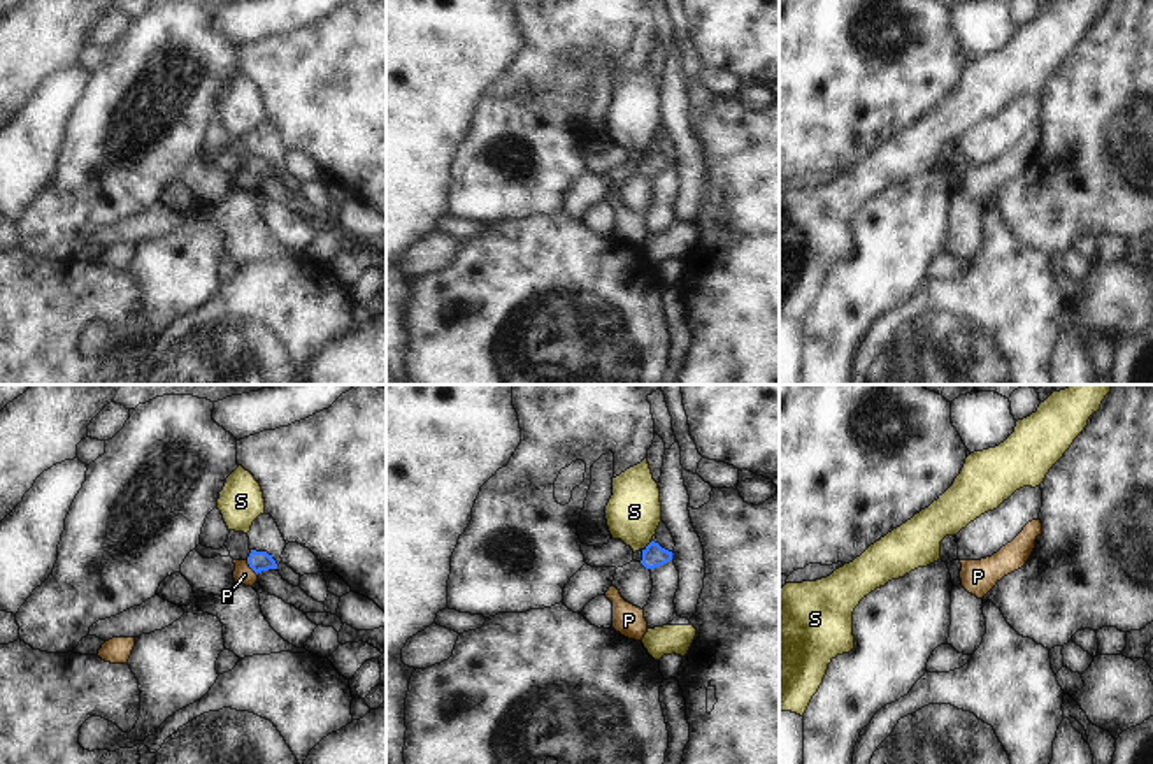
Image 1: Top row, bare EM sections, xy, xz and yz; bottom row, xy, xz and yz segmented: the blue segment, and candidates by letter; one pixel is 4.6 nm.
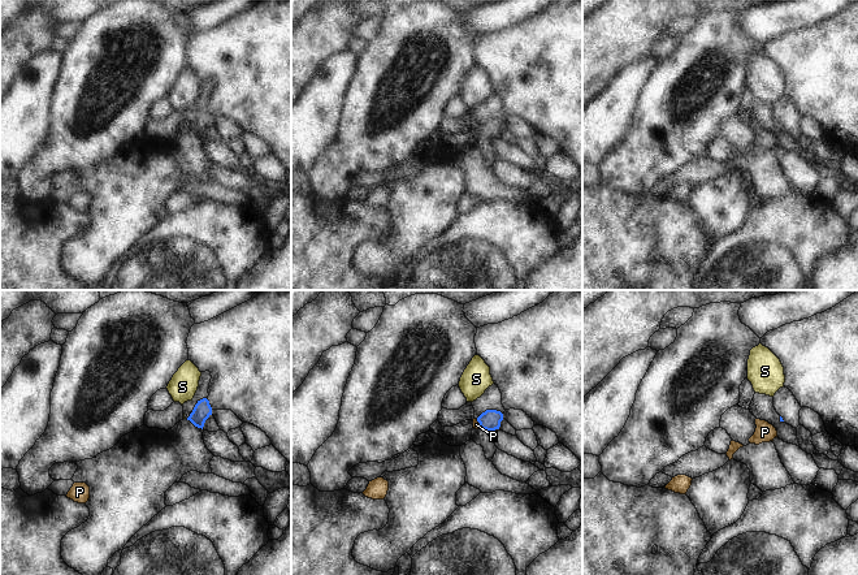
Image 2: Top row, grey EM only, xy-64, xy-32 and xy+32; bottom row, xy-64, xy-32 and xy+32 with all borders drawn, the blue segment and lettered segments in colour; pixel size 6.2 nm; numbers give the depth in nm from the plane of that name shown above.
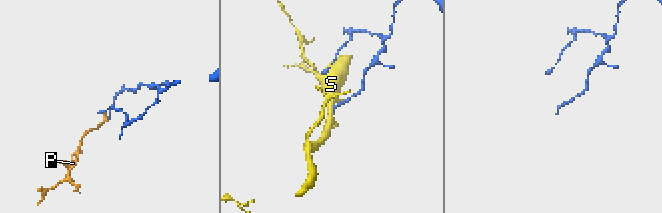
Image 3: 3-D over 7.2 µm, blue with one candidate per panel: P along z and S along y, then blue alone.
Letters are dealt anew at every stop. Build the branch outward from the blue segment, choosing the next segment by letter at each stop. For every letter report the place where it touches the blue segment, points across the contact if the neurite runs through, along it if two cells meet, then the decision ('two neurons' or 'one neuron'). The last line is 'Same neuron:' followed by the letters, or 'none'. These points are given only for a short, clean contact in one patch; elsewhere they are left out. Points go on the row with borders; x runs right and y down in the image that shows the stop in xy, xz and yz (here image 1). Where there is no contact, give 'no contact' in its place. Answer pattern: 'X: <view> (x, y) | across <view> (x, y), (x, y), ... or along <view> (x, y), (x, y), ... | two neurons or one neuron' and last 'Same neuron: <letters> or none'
P: xy (250, 566) | across xy (258, 561), (250, 566), (244, 575) | one neuron
S: xz (646, 547) | along xz (651, 541), (643, 550) | two neurons
Same neuron: P

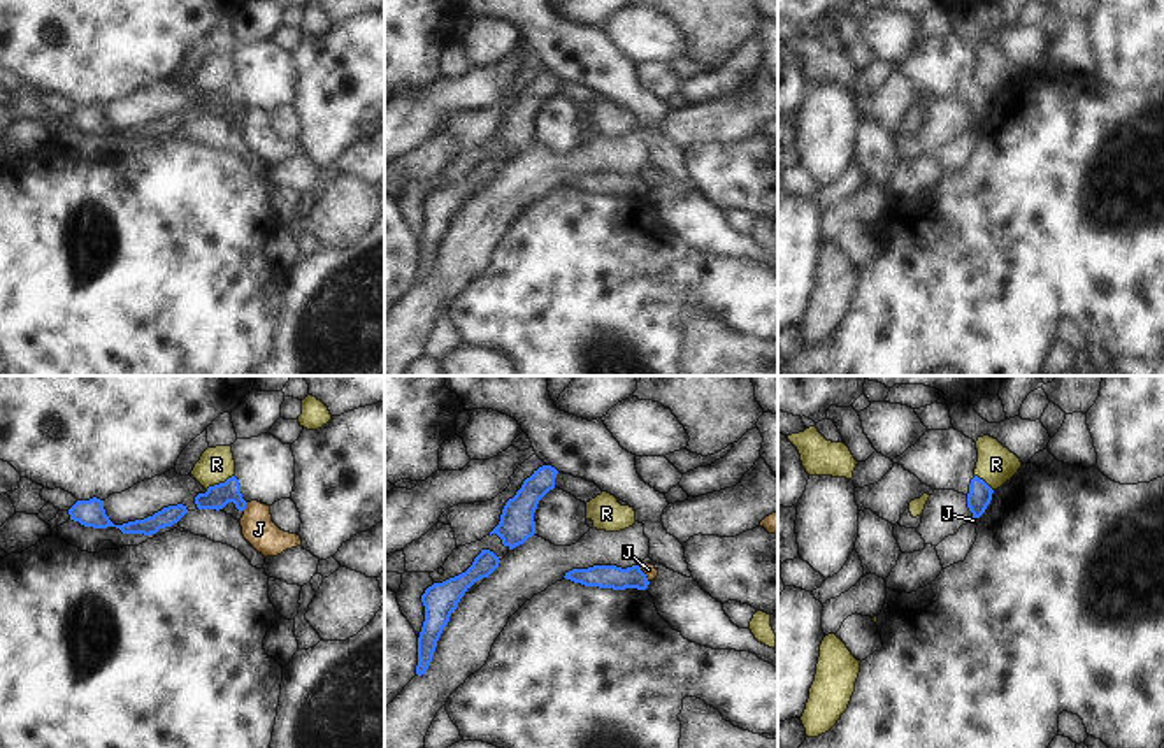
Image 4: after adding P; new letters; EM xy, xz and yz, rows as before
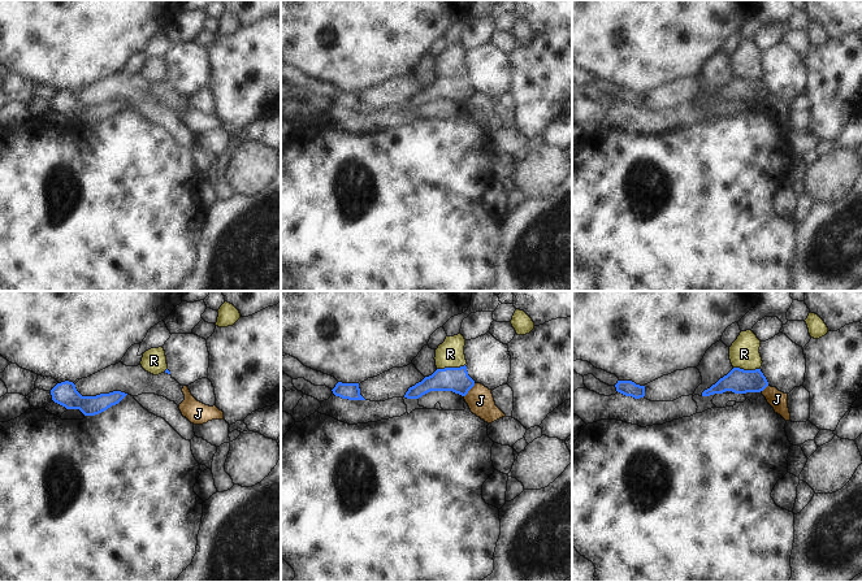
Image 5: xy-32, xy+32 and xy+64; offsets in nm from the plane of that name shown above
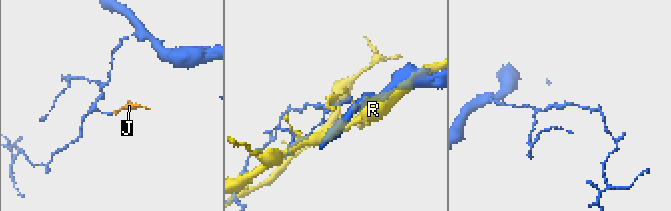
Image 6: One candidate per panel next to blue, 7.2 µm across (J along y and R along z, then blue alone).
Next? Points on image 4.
J: xz (645, 575) | along xz (639, 568), (648, 582) | two neurons
R: xy (220, 483) | two neurons
Same neuron: none

